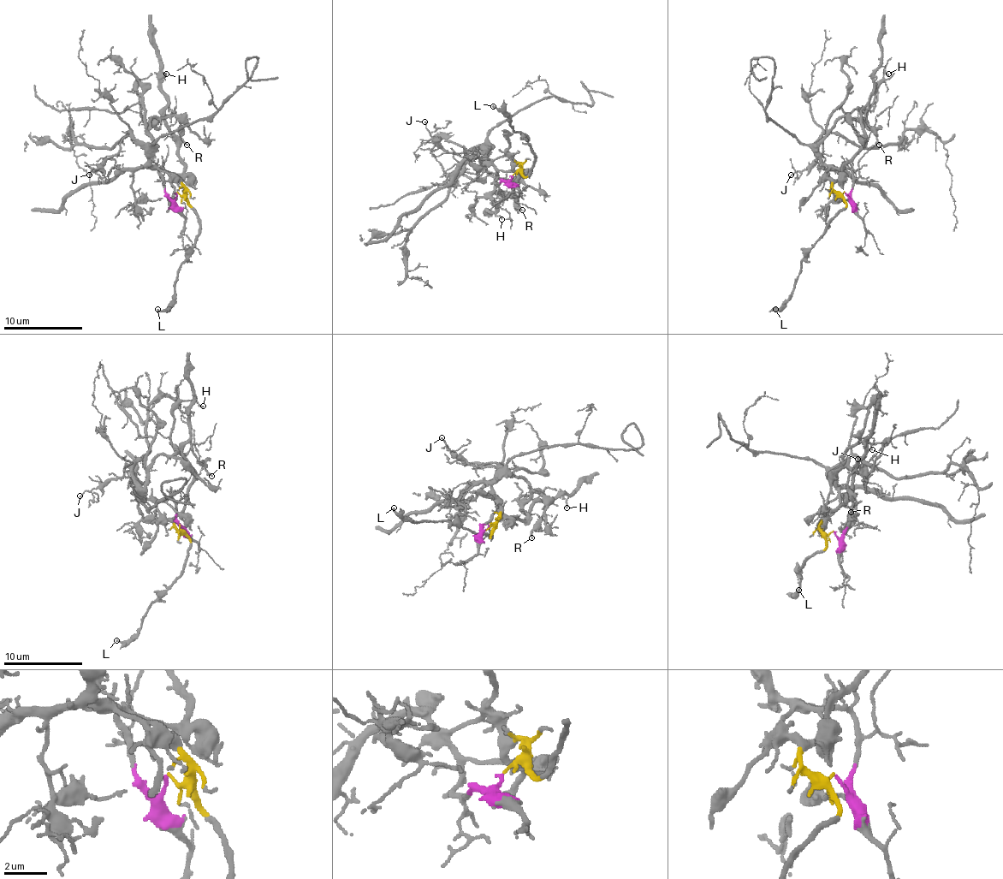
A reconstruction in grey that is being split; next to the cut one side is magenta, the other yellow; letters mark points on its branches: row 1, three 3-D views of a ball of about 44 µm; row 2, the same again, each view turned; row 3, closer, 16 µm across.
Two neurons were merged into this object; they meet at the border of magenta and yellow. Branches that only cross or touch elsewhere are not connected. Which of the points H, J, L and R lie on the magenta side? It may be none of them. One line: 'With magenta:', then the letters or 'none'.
With magenta: J

